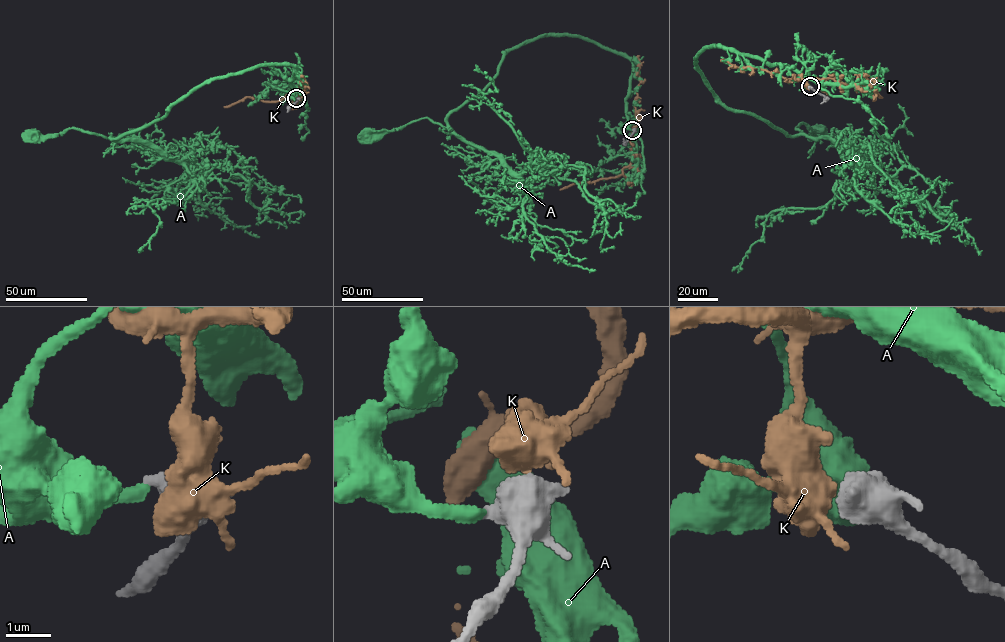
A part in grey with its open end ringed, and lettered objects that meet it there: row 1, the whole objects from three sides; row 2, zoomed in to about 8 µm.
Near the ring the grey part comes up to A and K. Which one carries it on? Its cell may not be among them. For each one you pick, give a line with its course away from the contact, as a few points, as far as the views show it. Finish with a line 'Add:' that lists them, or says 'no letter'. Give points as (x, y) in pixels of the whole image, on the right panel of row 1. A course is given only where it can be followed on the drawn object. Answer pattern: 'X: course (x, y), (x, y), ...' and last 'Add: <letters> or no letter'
A: course (810, 87), (790, 68), (728, 48), (696, 57), (726, 107), (791, 135), (808, 137), (800, 123), (818, 131)
Add: A

